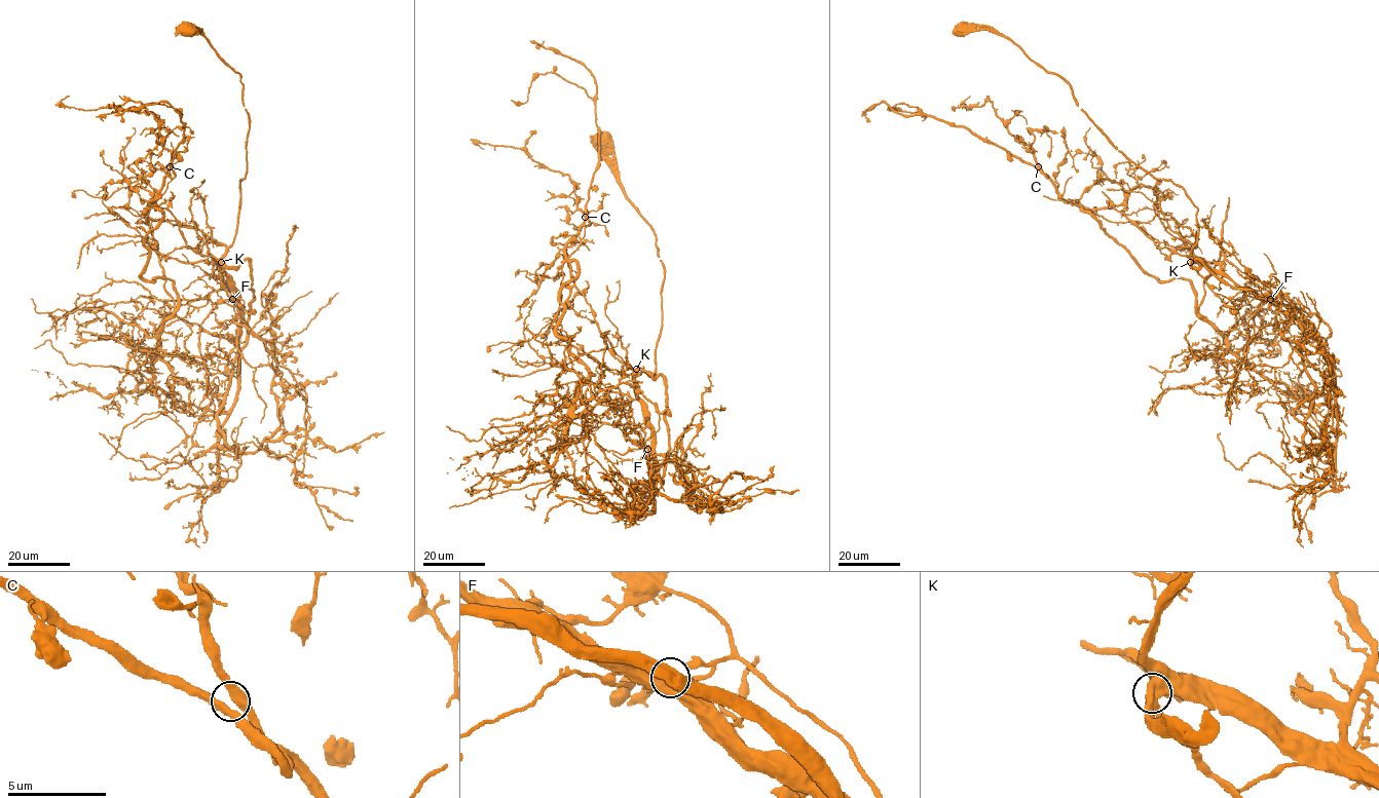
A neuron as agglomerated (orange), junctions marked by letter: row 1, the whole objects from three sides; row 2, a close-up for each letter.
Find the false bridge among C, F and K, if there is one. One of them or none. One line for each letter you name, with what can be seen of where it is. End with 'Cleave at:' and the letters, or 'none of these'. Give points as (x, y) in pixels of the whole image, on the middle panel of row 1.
K: (636, 369)
Cleave at: K

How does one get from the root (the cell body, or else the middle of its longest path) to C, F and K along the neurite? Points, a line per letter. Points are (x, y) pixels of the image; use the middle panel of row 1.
C: (603, 141), (623, 192), (654, 232), (663, 267), (654, 376), (615, 356), (575, 286), (565, 249), (585, 217)
F: (603, 141), (623, 192), (654, 232), (664, 272), (656, 375), (635, 375), (650, 432), (647, 449)
K: (603, 141), (613, 157), (623, 192), (654, 232), (664, 272), (656, 375), (650, 377), (635, 369)

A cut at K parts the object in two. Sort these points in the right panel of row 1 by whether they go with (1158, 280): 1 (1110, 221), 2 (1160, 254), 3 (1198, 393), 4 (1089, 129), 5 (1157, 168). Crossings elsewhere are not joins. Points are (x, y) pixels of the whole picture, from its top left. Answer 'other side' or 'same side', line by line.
1: other side
2: other side
3: same side
4: same side
5: same side

